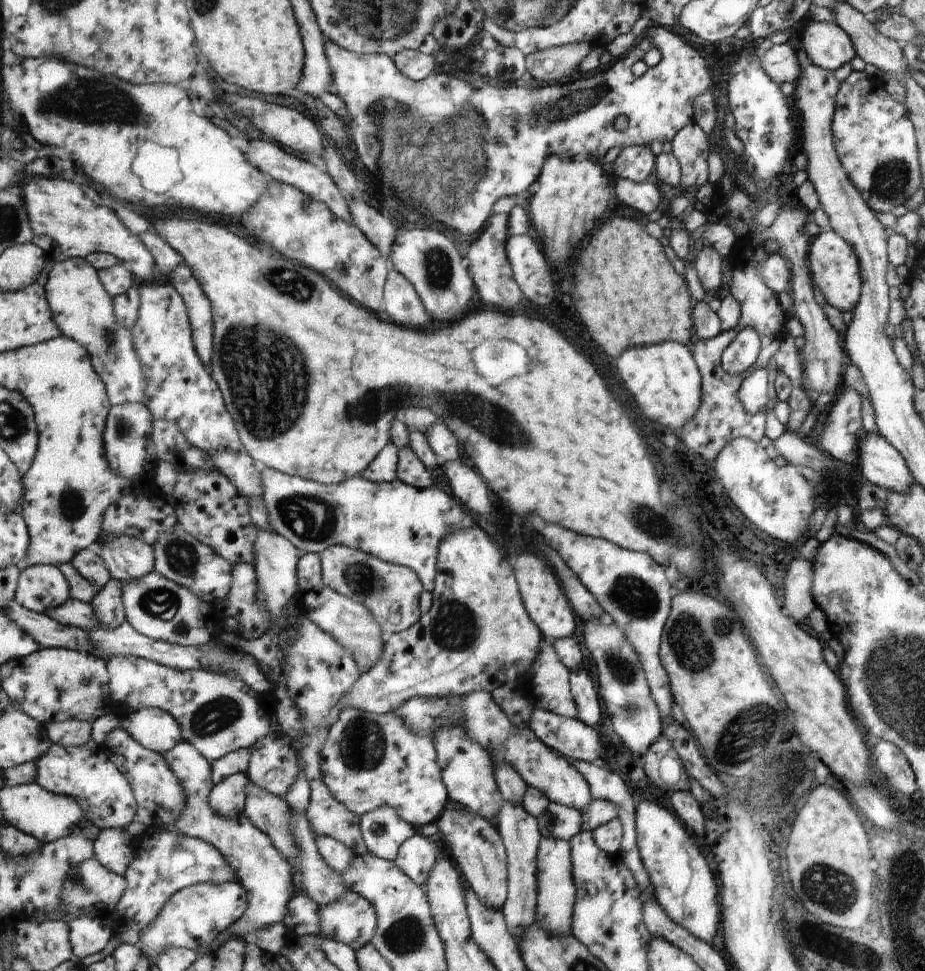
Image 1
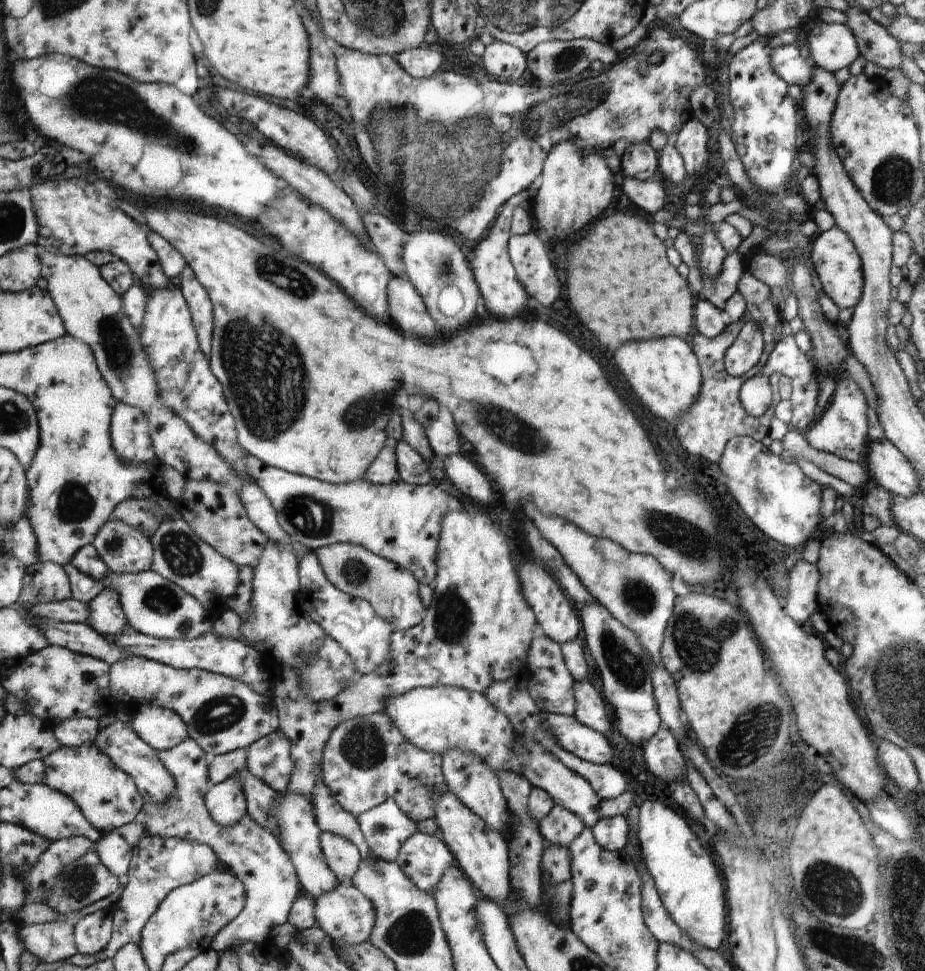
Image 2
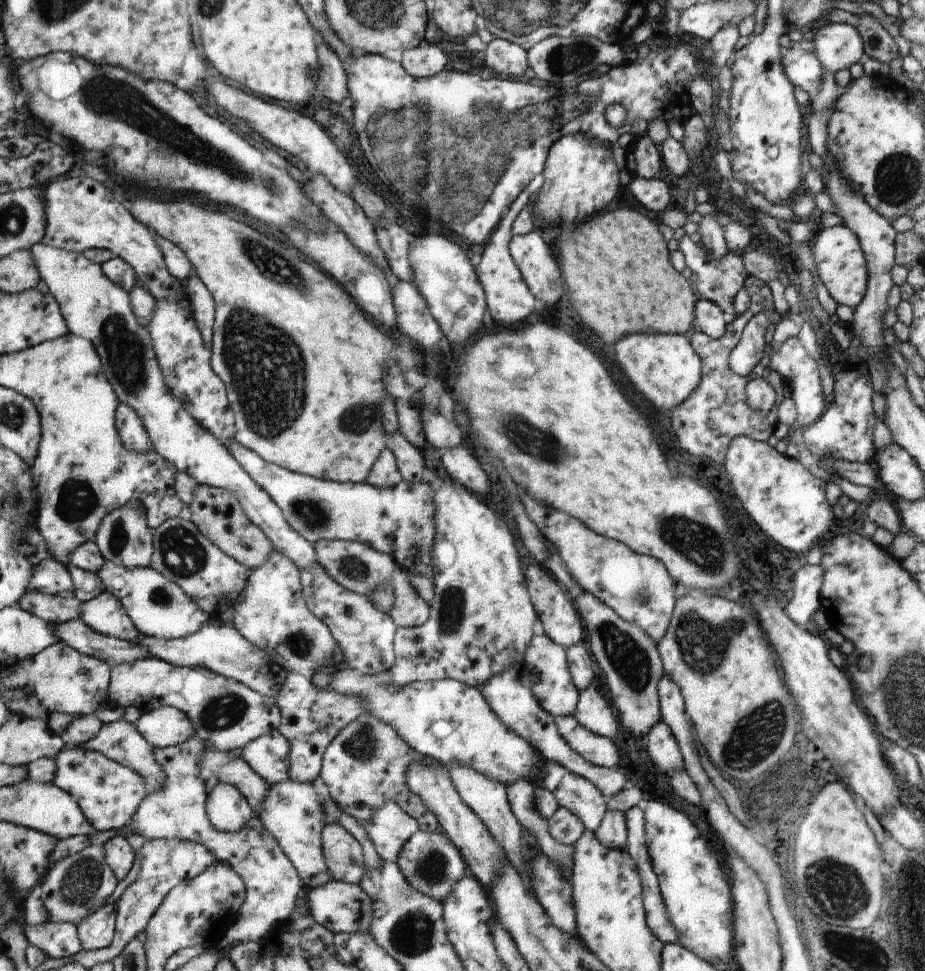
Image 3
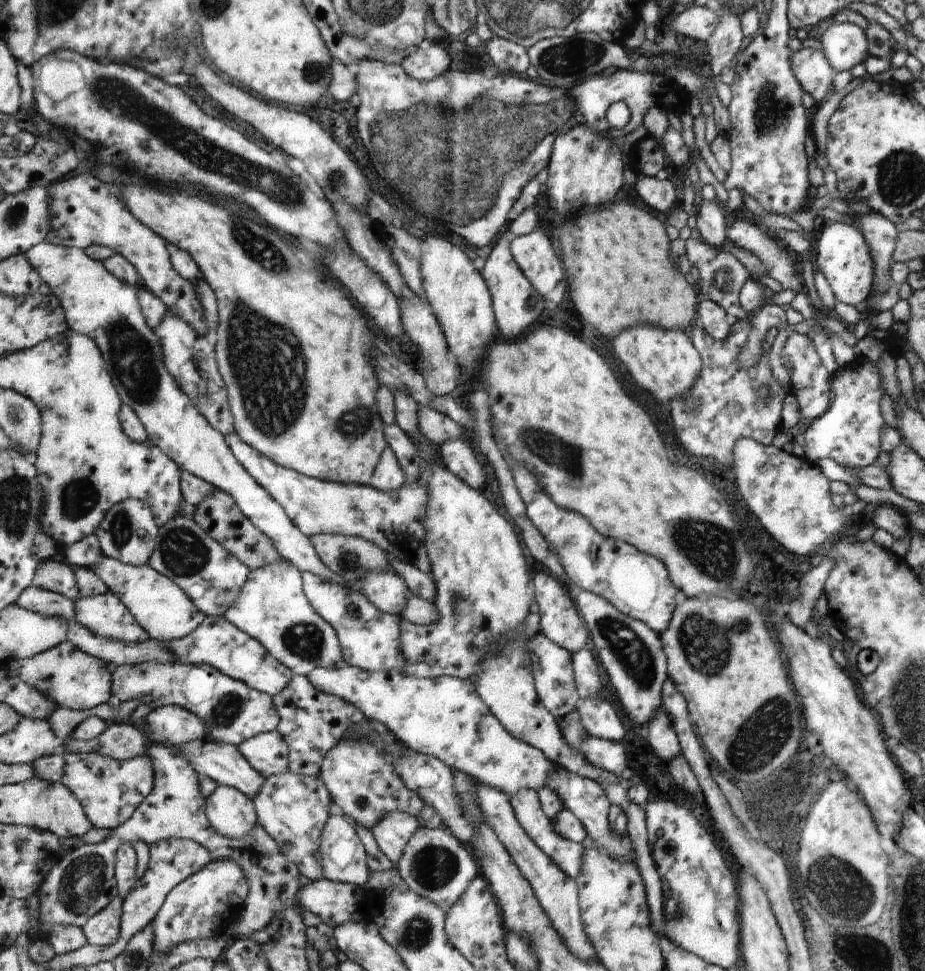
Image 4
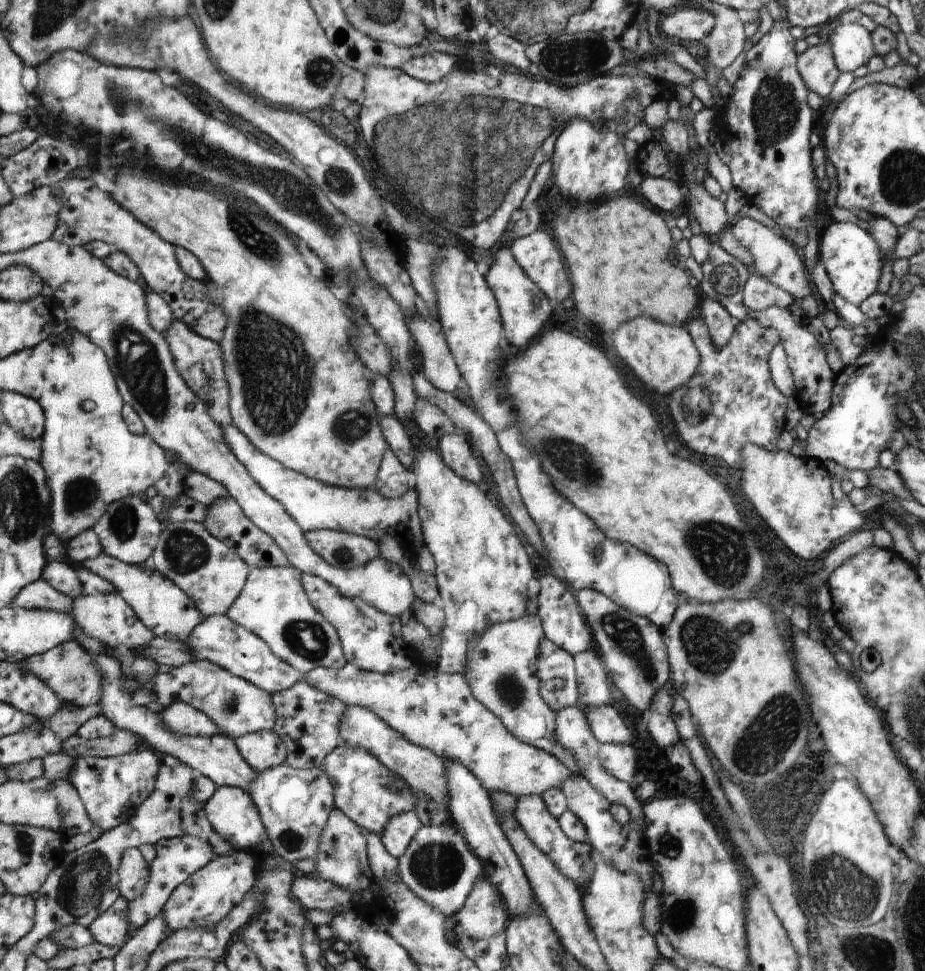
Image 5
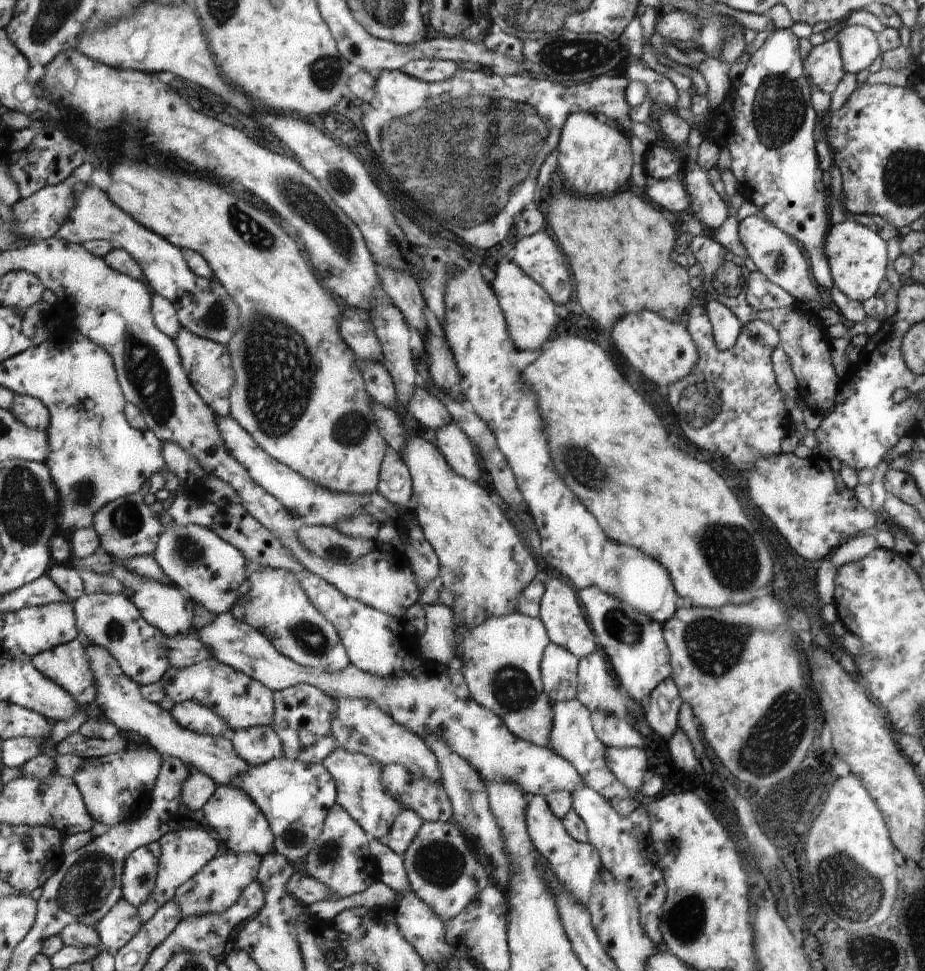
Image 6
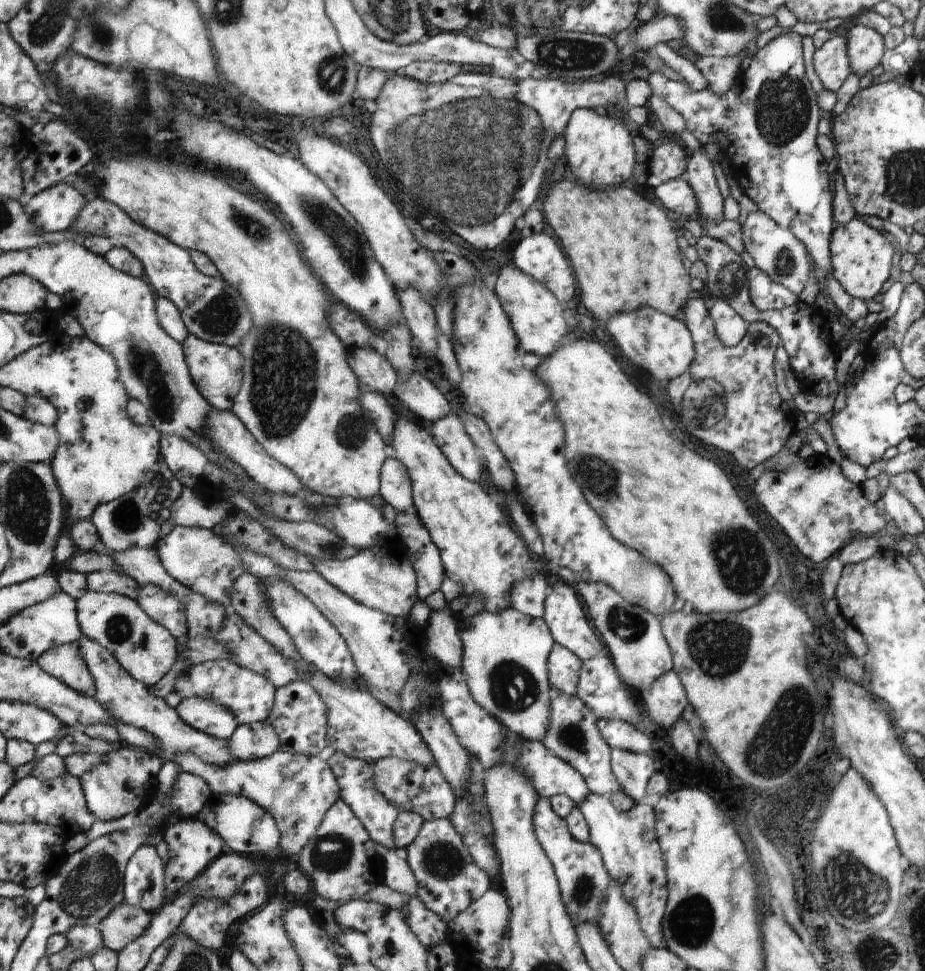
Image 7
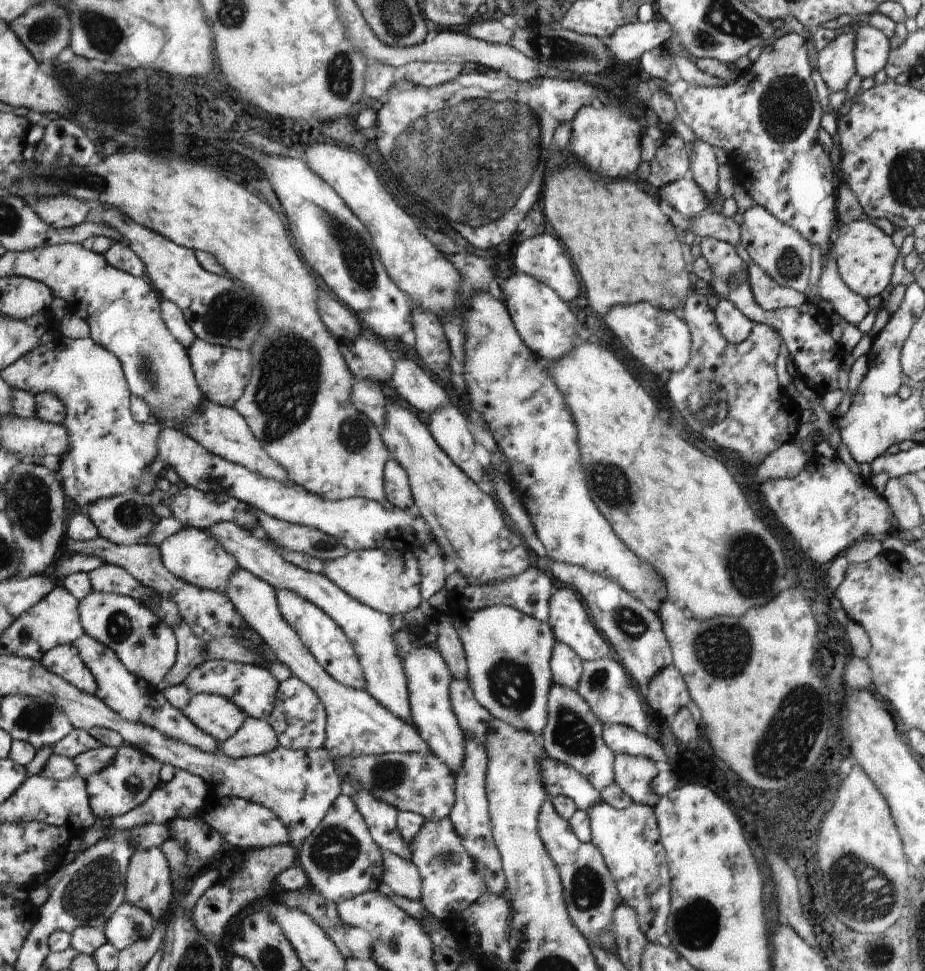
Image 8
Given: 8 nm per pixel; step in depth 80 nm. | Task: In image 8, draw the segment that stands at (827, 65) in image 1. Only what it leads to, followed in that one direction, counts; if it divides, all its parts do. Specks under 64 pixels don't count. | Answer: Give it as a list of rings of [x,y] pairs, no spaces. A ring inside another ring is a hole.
[[[860,21],[855,26],[854,60],[856,74],[863,79],[874,75],[888,62],[889,34]]]

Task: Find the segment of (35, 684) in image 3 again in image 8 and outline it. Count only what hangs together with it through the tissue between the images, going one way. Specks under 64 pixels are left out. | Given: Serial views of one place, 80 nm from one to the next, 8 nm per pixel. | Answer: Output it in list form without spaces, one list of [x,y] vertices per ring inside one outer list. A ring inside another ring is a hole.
[[[73,644],[57,646],[45,654],[40,662],[44,668],[66,679],[72,686],[78,687],[86,694],[95,695],[98,692],[98,682],[91,670],[88,670],[77,646]]]

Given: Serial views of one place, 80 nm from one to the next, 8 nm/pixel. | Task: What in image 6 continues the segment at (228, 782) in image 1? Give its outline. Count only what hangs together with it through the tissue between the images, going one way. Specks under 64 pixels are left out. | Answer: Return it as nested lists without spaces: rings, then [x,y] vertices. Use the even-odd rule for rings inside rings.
[[[217,785],[214,794],[202,808],[209,827],[218,834],[225,849],[232,853],[256,853],[262,856],[274,852],[274,832],[263,811],[243,790],[236,786]]]

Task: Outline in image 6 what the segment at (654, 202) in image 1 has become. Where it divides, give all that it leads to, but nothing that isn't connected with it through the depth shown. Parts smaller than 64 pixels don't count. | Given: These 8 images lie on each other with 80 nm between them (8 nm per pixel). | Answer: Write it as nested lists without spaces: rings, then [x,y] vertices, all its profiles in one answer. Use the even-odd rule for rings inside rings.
[[[674,179],[652,180],[646,184],[646,194],[650,196],[652,202],[664,206],[670,210],[675,218],[679,219],[679,212],[686,212],[688,208],[688,195],[680,181]]]

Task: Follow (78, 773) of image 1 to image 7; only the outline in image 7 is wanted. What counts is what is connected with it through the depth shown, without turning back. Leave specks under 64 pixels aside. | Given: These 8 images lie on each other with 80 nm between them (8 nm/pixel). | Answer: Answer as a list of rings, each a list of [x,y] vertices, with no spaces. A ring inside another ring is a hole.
[[[126,744],[118,745],[115,751],[106,753],[98,764],[79,776],[88,810],[98,820],[111,821],[142,808],[157,790],[157,774],[162,765],[163,760],[154,753]]]

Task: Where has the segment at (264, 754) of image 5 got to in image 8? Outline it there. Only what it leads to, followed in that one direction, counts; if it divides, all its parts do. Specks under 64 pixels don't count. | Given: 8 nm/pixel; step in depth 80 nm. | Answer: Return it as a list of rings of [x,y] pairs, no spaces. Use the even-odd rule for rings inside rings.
[[[246,717],[236,734],[219,744],[218,752],[239,759],[270,752],[278,745],[276,733],[267,719]]]

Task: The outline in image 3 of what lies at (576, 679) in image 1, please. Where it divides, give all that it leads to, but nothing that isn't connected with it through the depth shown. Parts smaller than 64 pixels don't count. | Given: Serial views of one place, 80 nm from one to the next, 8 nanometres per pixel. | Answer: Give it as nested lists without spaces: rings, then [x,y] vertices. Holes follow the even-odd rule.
[[[594,685],[579,691],[577,707],[572,717],[593,733],[613,739],[616,736],[618,724],[612,716],[612,710],[608,708],[608,702],[598,694]]]

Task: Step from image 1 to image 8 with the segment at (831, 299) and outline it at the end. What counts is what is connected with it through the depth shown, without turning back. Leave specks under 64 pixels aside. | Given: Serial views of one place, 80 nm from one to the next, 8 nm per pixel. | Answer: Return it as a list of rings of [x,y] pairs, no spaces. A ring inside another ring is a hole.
[[[858,219],[850,224],[841,223],[838,228],[838,238],[832,246],[840,276],[848,288],[856,294],[865,299],[874,298],[890,284],[899,248],[892,243],[890,235],[886,235],[871,221]]]

